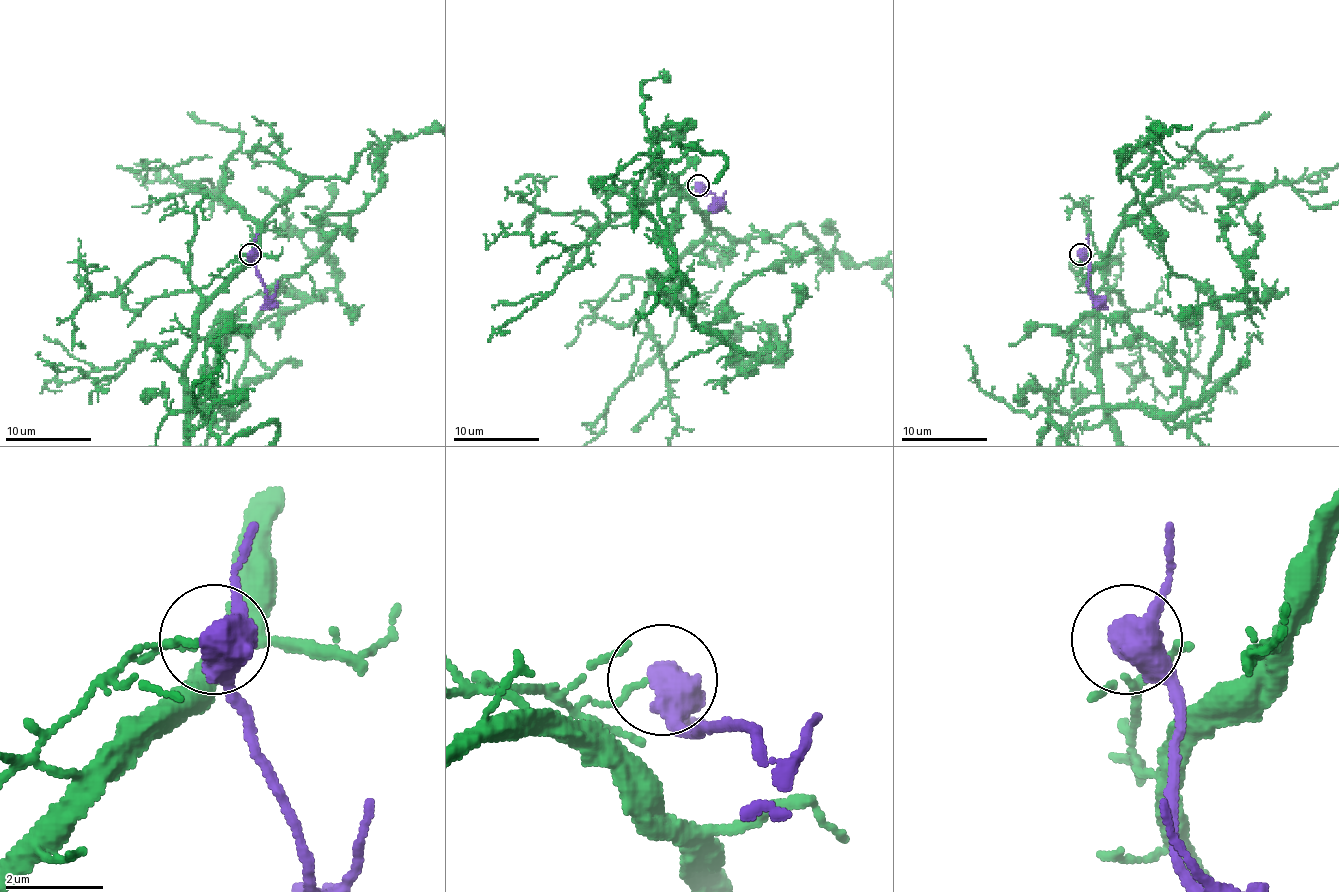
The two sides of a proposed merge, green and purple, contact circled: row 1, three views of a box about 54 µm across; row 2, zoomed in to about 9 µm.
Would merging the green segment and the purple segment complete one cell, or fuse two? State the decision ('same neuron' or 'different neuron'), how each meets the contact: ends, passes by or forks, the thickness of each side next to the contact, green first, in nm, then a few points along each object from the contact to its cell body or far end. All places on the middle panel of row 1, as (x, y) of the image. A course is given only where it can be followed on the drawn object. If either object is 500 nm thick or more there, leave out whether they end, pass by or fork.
different neuron | 120/550 nm | purple via (698, 185), (704, 193), (717, 198), (726, 191)

